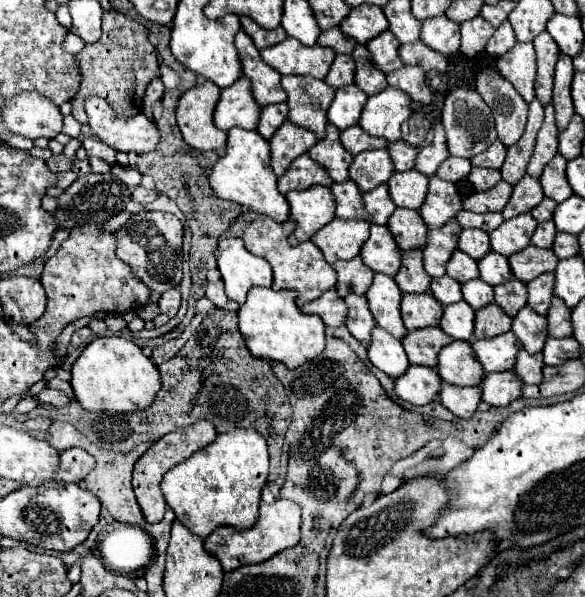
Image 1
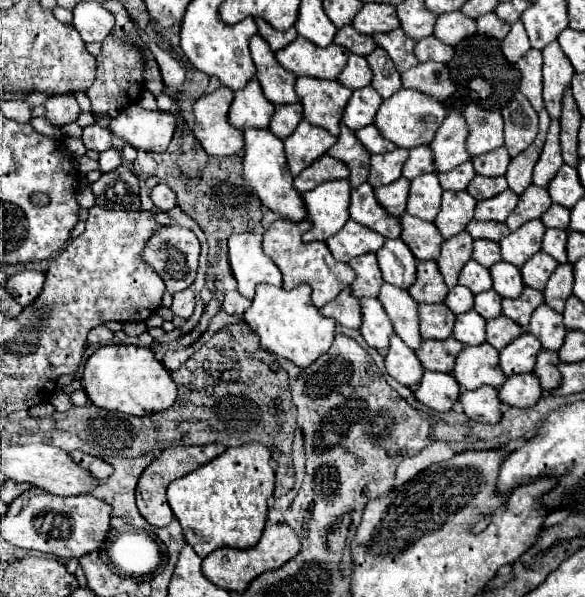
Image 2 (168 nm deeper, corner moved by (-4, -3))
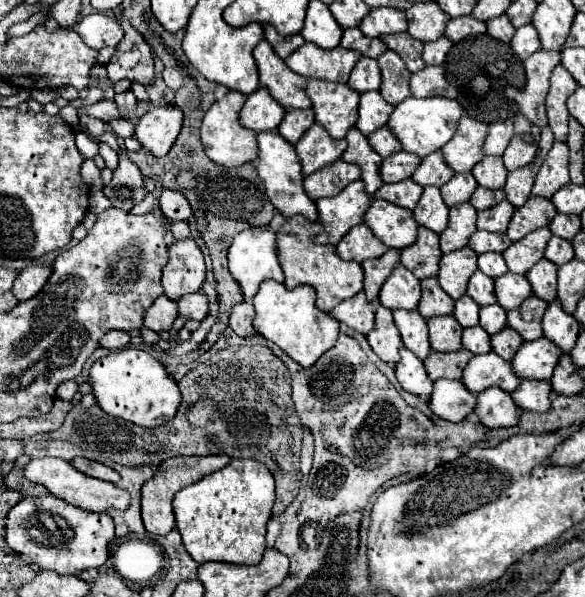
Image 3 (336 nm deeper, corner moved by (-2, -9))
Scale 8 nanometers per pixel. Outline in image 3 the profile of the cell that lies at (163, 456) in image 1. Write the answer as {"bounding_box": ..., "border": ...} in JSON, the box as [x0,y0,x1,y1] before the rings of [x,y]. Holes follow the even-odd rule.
{"bounding_box":[141,455,231,535],"border":[[[209,455],[209,457],[173,457],[167,459],[159,465],[157,473],[153,475],[151,481],[147,481],[141,489],[141,513],[143,513],[143,523],[145,529],[153,535],[167,535],[169,531],[173,531],[175,527],[175,515],[173,515],[173,507],[171,501],[175,497],[175,493],[191,483],[197,483],[199,479],[203,479],[205,475],[223,469],[231,459],[227,455]]]}

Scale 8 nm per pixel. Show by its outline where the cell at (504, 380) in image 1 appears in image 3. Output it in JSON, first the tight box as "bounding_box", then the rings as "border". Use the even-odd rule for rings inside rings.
{"bounding_box":[511,381,551,413],"border":[[[521,381],[521,387],[511,393],[513,401],[527,411],[545,413],[551,409],[551,383],[549,381]]]}

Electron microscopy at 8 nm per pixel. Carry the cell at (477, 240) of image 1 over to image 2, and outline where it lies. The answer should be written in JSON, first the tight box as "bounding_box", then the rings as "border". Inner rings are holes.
{"bounding_box":[473,239,501,267],"border":[[[477,239],[473,243],[473,259],[485,267],[491,267],[493,263],[501,261],[501,253],[499,253],[499,245],[495,241],[487,241],[487,239]]]}

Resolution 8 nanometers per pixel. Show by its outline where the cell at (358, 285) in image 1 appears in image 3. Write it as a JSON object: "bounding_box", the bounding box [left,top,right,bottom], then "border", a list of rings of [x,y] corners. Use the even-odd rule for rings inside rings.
{"bounding_box":[361,249,401,301],"border":[[[389,249],[383,257],[367,259],[361,263],[365,271],[365,293],[369,301],[377,299],[383,281],[391,275],[391,269],[395,269],[395,265],[399,263],[399,253],[401,253],[399,249]]]}

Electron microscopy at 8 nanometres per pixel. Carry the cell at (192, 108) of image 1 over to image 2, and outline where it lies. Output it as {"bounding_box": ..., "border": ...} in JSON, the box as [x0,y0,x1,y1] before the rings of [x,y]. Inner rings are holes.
{"bounding_box":[193,87,243,157],"border":[[[219,87],[209,95],[201,95],[193,105],[193,133],[209,155],[227,157],[243,149],[243,133],[227,123],[227,111],[233,101],[233,91]]]}

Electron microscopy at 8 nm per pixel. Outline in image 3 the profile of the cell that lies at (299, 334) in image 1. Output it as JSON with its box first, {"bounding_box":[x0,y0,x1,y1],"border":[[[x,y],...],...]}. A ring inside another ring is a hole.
{"bounding_box":[253,281,339,367],"border":[[[263,281],[257,295],[253,297],[253,307],[257,311],[253,323],[257,333],[279,345],[301,367],[311,367],[337,341],[339,321],[335,321],[329,313],[317,309],[315,289],[311,289],[309,285],[299,285],[289,291],[283,283]]]}

